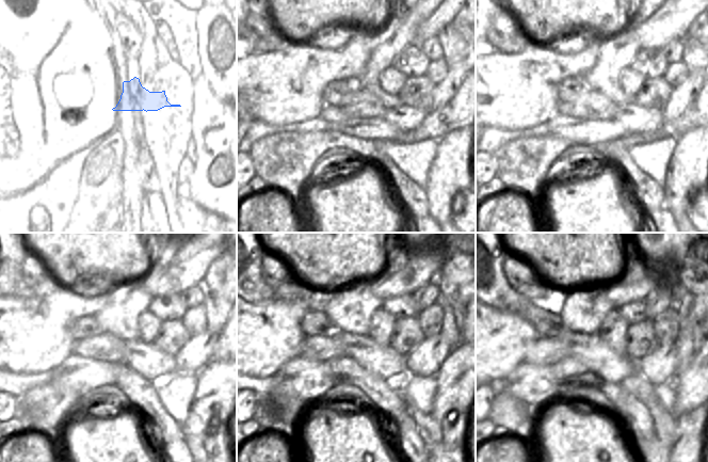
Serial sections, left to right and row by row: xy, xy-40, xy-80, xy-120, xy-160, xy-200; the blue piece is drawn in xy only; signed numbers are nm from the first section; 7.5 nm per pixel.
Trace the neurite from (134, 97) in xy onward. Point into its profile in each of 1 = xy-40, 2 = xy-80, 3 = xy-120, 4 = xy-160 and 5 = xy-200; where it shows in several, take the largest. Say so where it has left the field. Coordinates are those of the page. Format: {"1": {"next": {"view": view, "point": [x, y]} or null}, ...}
{"1": {"next": {"view": "xy-40", "point": [371, 102]}}, "2": {"next": {"view": "xy-80", "point": [592, 105]}}, "3": {"next": {"view": "xy-120", "point": [110, 347]}}, "4": {"next": {"view": "xy-160", "point": [324, 347]}}, "5": {"next": {"view": "xy-200", "point": [543, 351]}}}

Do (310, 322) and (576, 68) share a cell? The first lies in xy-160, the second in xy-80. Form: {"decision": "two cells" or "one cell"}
{"decision": "two cells"}

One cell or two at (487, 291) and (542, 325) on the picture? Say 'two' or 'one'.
one

